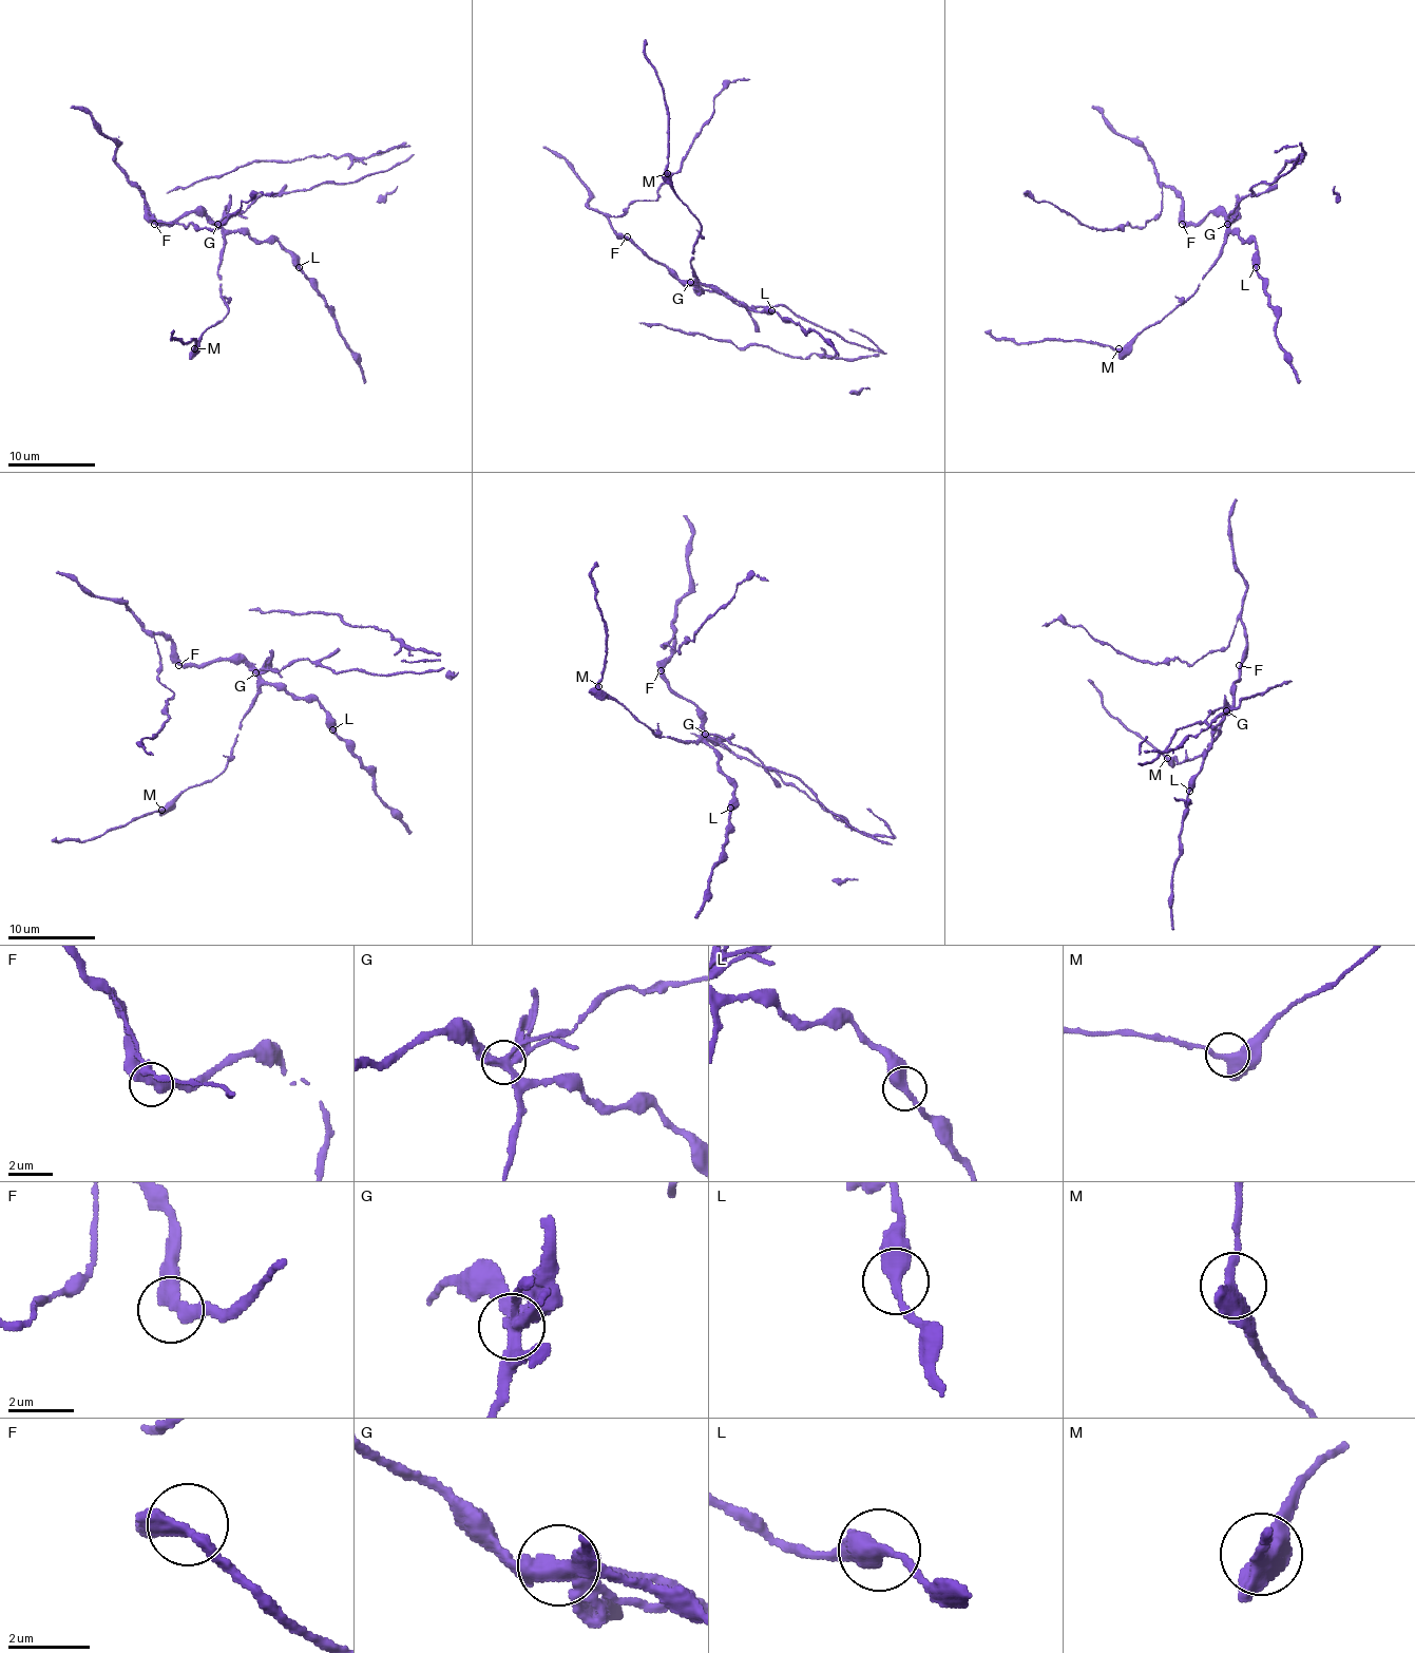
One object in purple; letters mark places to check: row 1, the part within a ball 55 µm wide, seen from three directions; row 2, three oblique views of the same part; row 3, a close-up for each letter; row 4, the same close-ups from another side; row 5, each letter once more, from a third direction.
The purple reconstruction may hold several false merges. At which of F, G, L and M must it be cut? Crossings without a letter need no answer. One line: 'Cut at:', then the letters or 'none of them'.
Cut at: G

